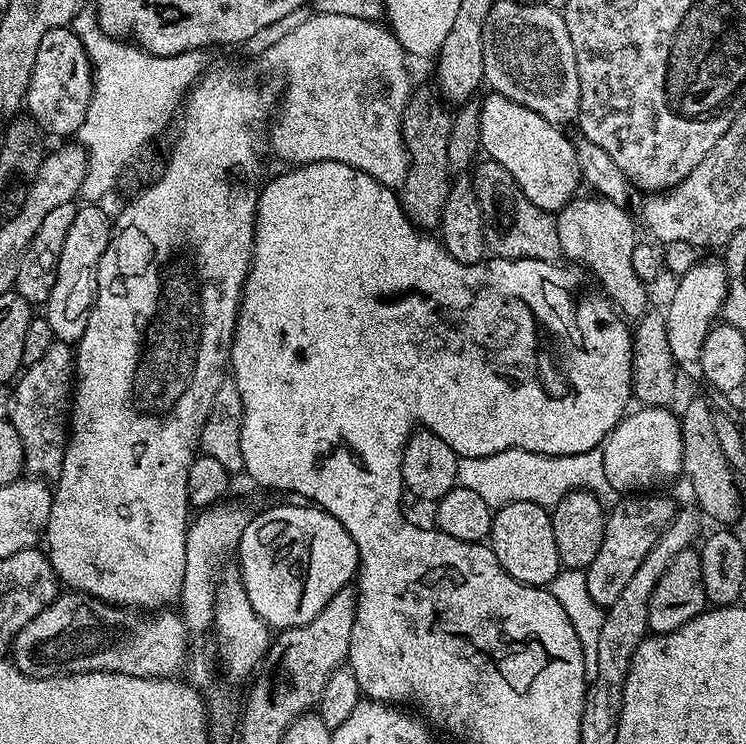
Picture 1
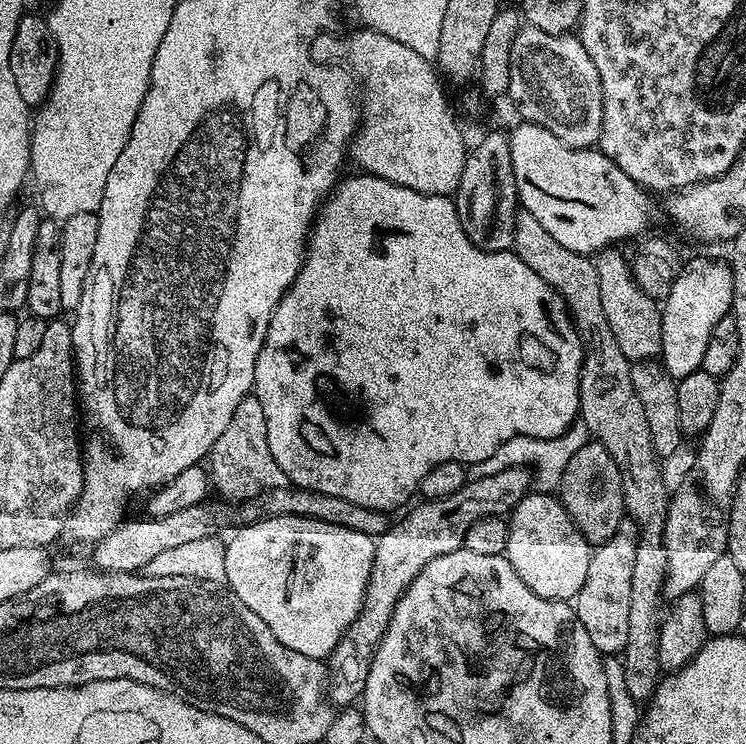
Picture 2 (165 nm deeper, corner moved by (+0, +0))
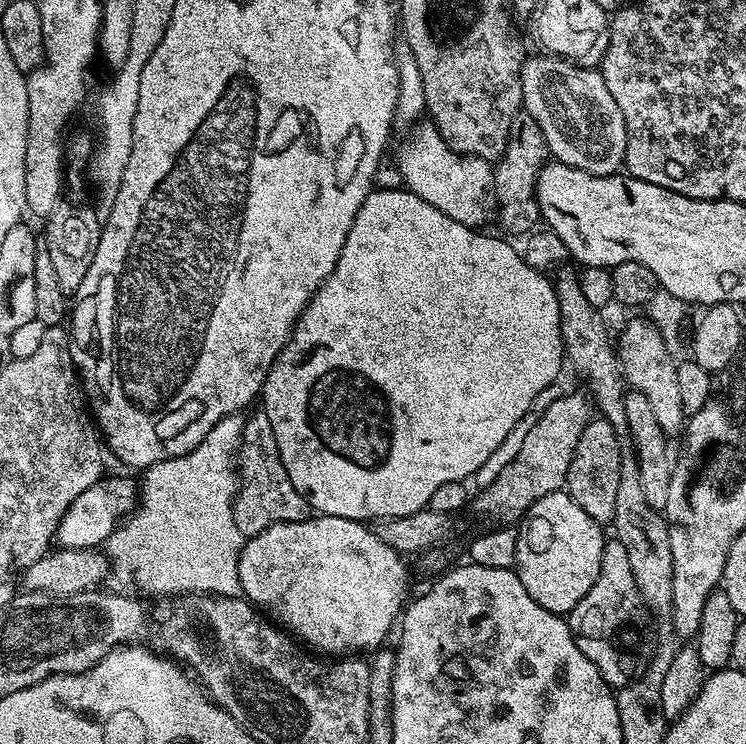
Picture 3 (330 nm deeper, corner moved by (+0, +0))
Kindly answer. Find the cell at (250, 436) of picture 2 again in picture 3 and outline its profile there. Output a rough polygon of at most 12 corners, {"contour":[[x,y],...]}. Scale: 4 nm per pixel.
{"contour":[[262,410],[245,419],[232,502],[241,537],[307,520]]}

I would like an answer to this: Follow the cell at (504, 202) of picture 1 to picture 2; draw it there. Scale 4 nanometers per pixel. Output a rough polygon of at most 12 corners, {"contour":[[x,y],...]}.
{"contour":[[534,214],[512,248],[564,299],[584,347],[579,419],[610,450],[640,530],[622,684],[648,702],[670,488],[602,310],[595,263]]}

